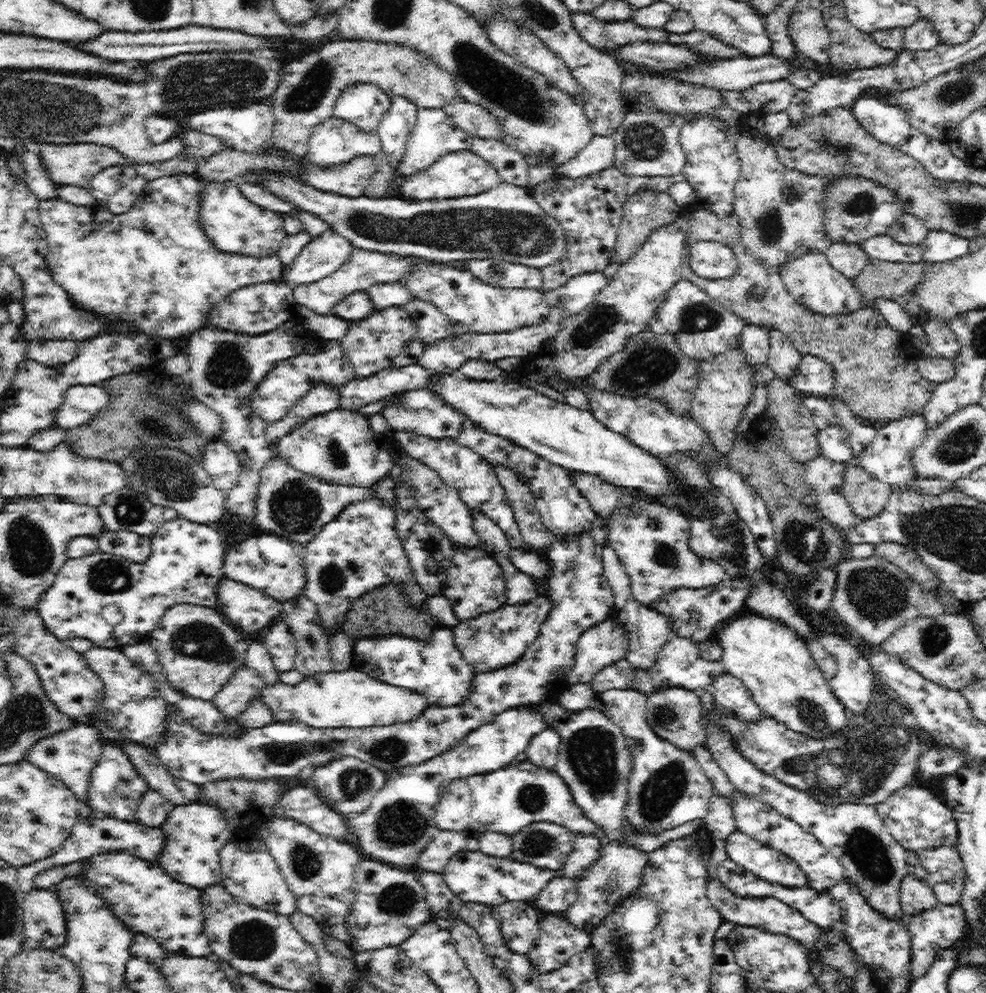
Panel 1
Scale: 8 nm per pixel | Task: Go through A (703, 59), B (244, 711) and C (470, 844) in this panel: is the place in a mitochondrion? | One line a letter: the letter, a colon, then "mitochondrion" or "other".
A: other
B: other
C: other

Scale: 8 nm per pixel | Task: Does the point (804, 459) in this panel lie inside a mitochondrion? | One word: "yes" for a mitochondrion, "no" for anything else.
no

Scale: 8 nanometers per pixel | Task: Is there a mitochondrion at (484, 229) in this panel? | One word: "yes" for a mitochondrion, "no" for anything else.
yes

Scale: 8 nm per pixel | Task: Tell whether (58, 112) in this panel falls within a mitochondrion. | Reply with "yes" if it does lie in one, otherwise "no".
yes

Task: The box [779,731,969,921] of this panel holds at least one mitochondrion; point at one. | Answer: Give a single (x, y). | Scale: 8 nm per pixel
(866, 851)

